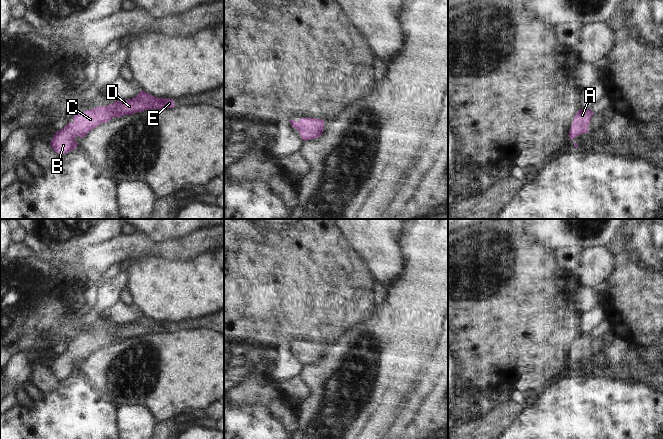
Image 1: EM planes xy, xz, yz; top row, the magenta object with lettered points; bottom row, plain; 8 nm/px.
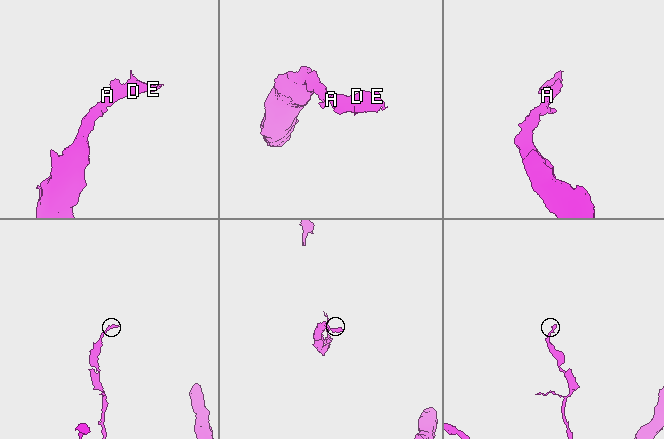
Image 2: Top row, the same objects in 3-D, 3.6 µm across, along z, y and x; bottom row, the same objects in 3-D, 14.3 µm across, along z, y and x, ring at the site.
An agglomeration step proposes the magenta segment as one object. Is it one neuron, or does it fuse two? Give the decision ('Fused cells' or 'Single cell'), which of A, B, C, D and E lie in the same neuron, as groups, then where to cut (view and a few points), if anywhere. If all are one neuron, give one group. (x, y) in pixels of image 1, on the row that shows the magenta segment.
Single cell. Groups: A B C D E. No split

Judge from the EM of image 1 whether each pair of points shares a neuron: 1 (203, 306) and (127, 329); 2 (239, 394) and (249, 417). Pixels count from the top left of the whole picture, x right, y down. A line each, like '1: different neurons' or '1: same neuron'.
1: different neurons
2: different neurons

